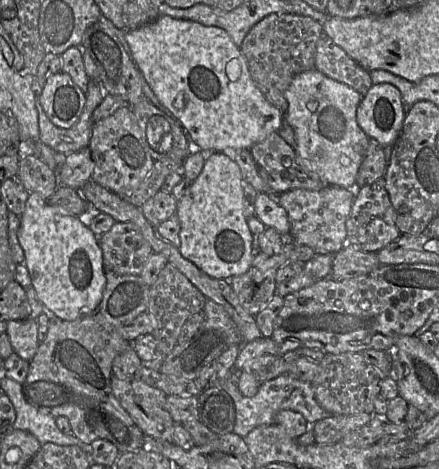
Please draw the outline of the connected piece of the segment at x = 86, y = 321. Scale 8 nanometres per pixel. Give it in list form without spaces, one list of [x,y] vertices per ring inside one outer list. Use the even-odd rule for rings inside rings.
[[[105,270],[105,276],[106,284],[101,302],[91,314],[67,321],[44,307],[44,313],[49,317],[48,330],[29,362],[28,374],[22,388],[25,399],[33,406],[54,417],[67,417],[72,434],[83,444],[90,445],[96,439],[105,439],[122,453],[143,447],[144,434],[112,392],[112,362],[118,354],[131,347],[131,342],[120,335],[120,329],[124,322],[129,322],[146,311],[150,286],[144,283],[140,275],[119,275]]]

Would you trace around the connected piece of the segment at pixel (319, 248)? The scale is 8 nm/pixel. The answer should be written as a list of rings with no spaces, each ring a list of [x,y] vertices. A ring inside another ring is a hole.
[[[327,185],[321,190],[293,189],[273,195],[287,213],[290,237],[310,247],[316,255],[335,254],[347,244],[346,221],[351,213],[354,190]]]

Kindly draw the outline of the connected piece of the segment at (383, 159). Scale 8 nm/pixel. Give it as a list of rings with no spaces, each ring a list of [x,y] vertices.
[[[370,139],[363,161],[356,175],[356,187],[372,184],[385,175],[390,156],[390,148],[383,148],[375,140]]]

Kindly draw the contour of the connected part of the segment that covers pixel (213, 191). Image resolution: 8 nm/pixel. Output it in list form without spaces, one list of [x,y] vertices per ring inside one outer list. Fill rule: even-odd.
[[[214,152],[200,175],[177,201],[175,215],[181,225],[178,250],[207,275],[229,280],[245,274],[254,259],[253,234],[247,224],[243,177],[237,163],[224,152]]]

